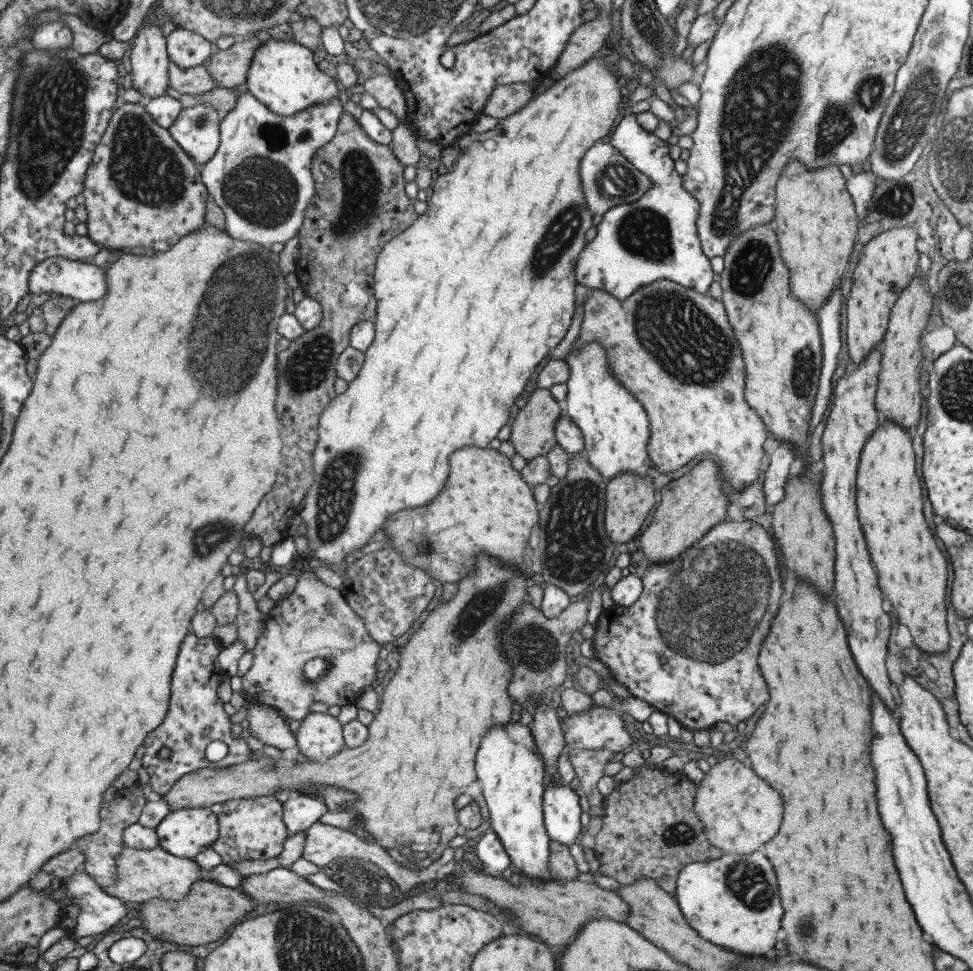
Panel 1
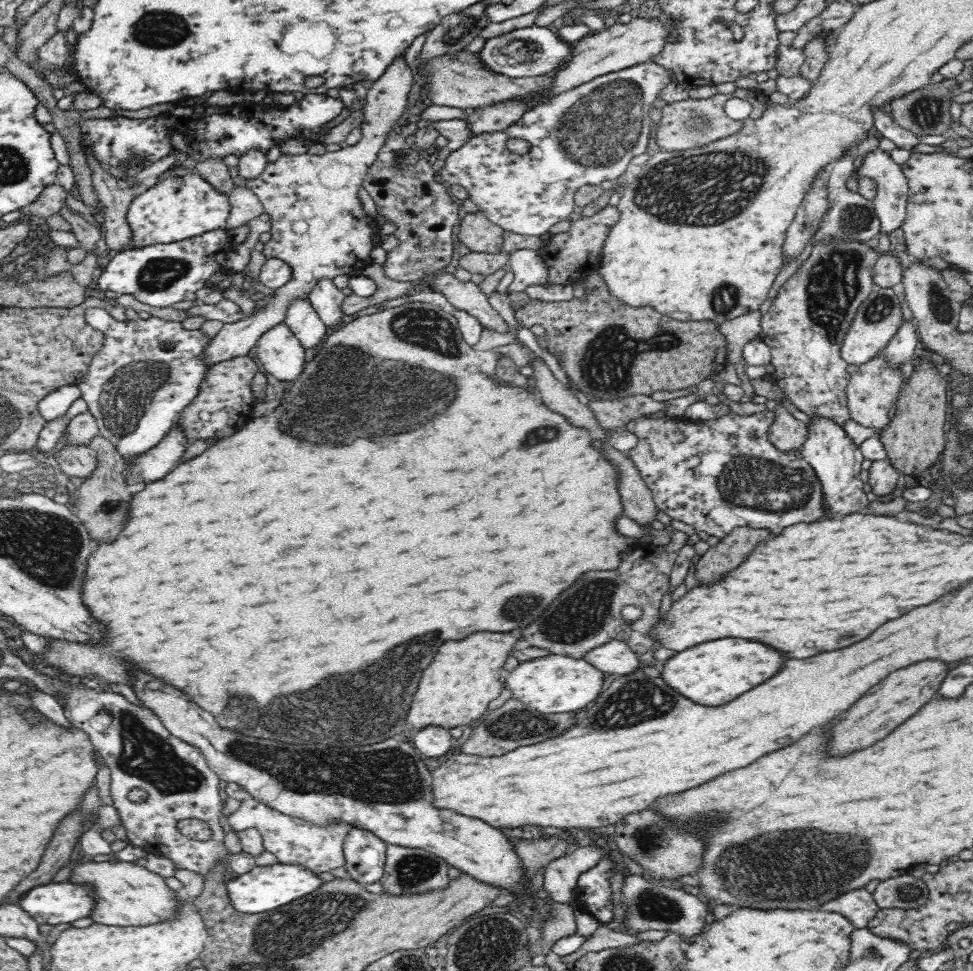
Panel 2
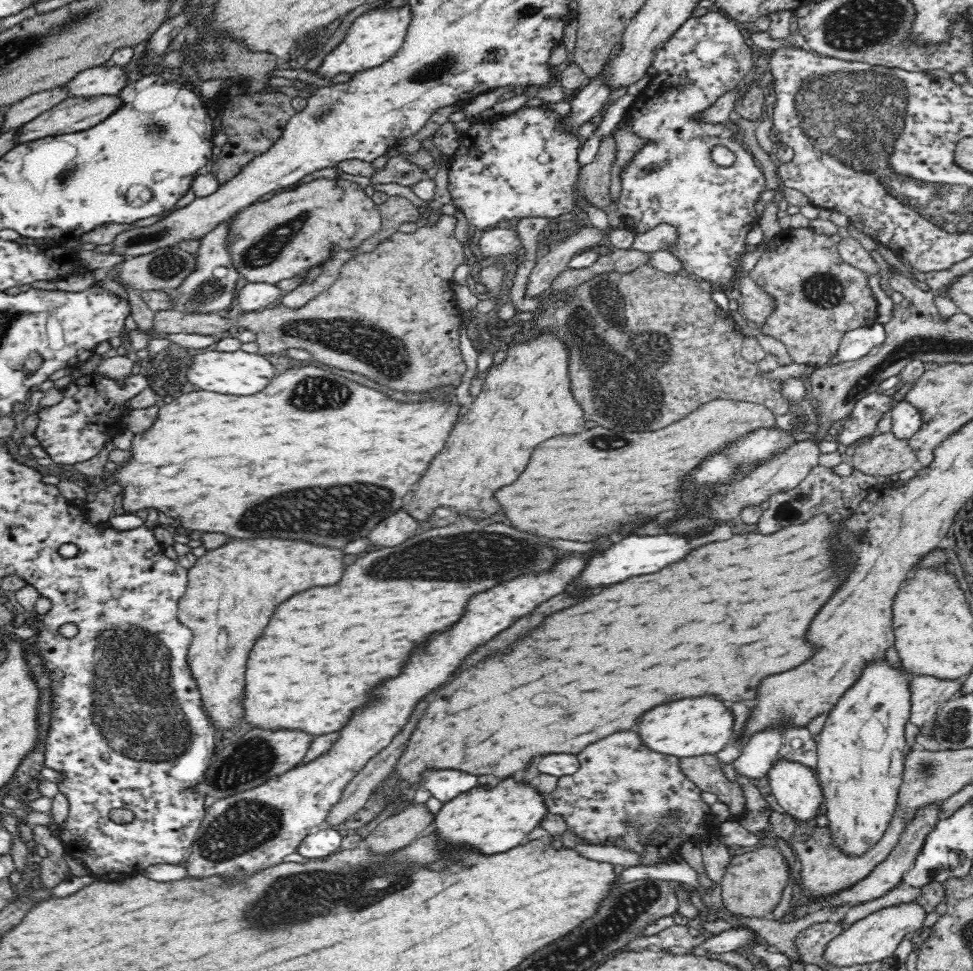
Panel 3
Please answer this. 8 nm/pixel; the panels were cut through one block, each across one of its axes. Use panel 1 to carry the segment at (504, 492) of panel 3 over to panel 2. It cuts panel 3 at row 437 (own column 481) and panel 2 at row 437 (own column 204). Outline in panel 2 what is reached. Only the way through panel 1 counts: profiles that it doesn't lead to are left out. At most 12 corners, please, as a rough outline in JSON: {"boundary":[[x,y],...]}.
{"boundary":[[782,404],[767,433],[782,452],[801,449],[806,426]]}

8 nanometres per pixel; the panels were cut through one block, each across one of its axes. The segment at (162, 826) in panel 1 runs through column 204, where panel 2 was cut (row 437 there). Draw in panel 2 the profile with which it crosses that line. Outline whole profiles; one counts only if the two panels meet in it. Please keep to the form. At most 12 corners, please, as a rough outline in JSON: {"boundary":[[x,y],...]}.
{"boundary":[[812,420],[804,461],[823,518],[866,510],[864,456],[832,420]]}

